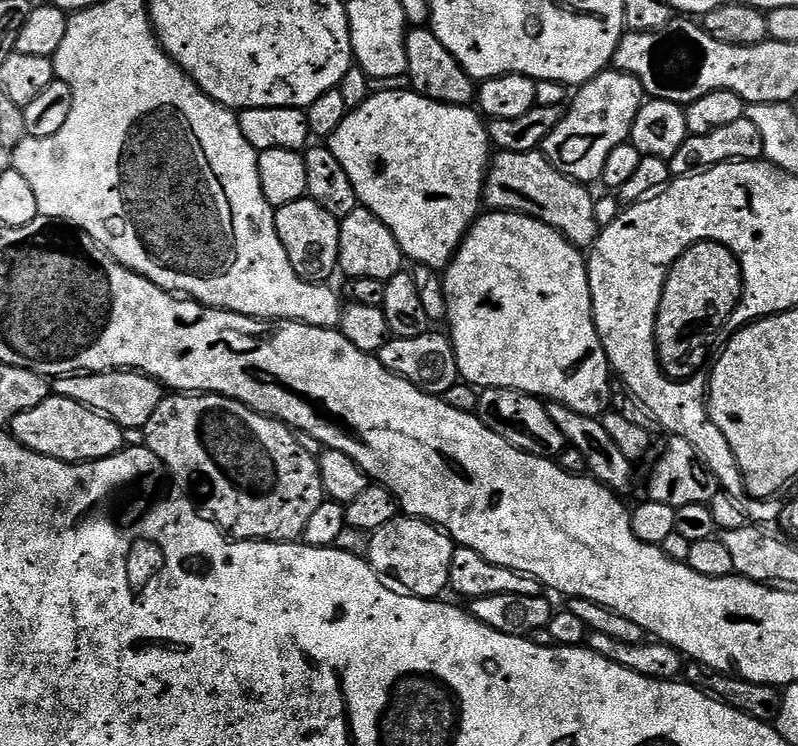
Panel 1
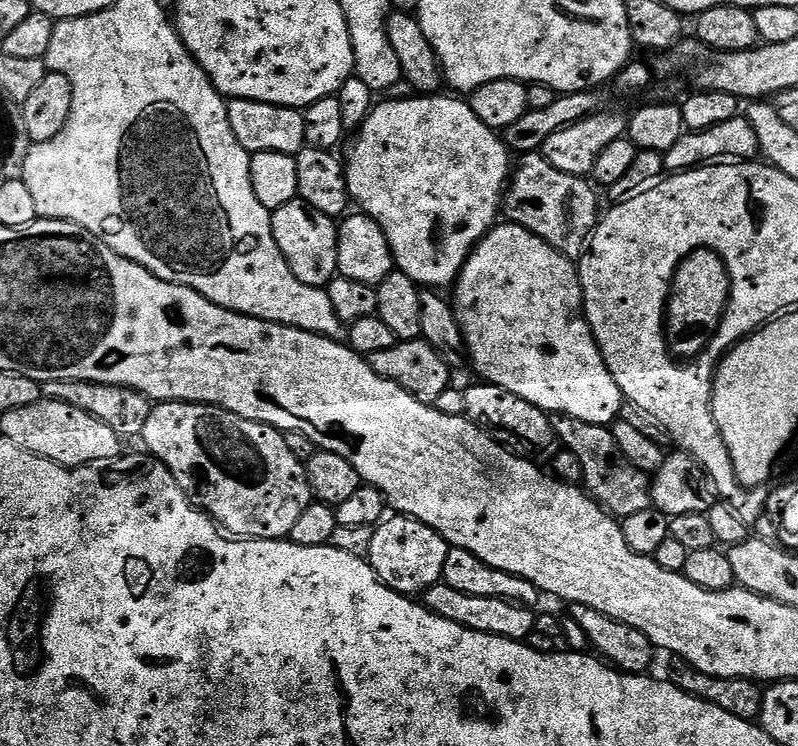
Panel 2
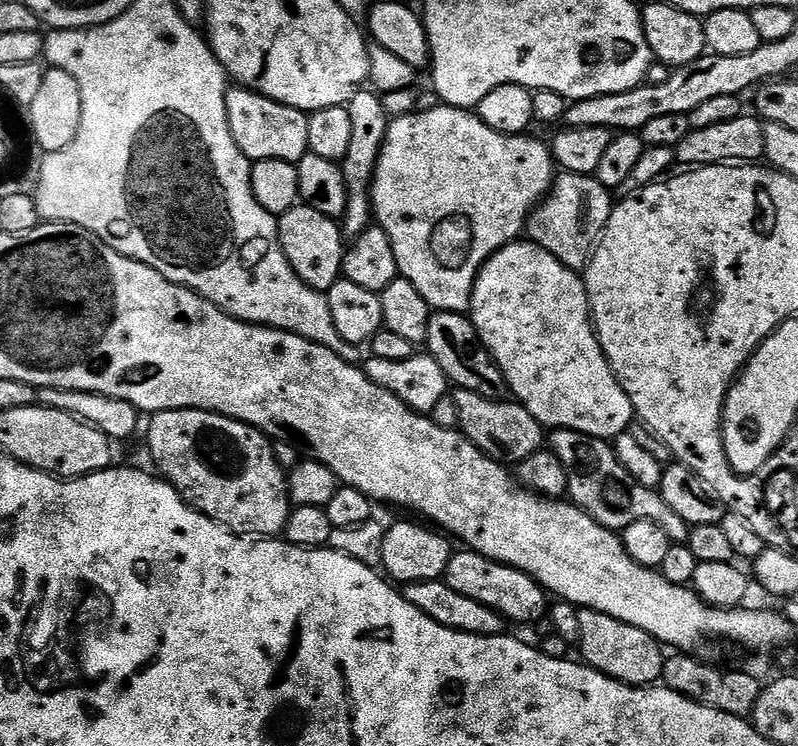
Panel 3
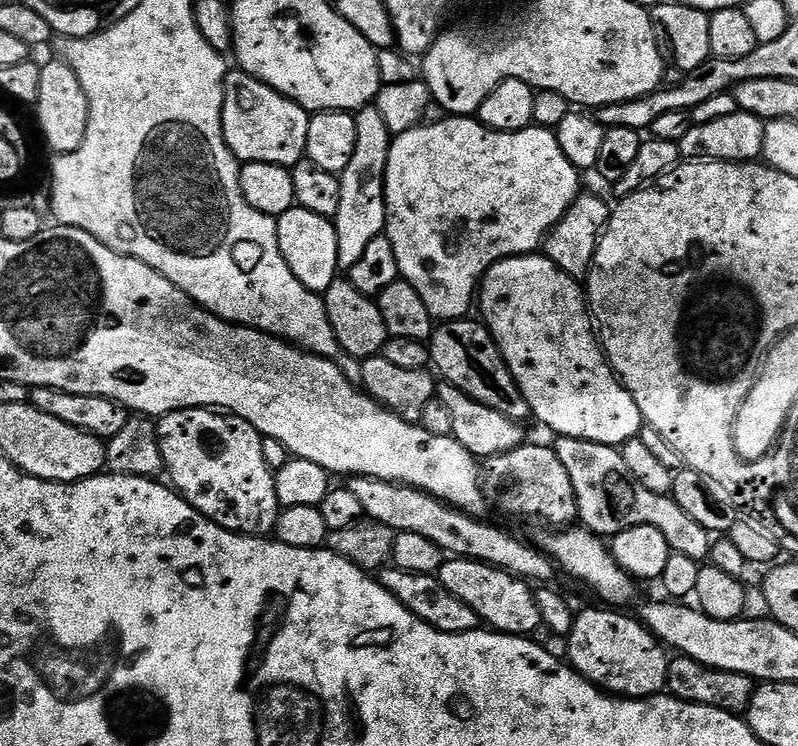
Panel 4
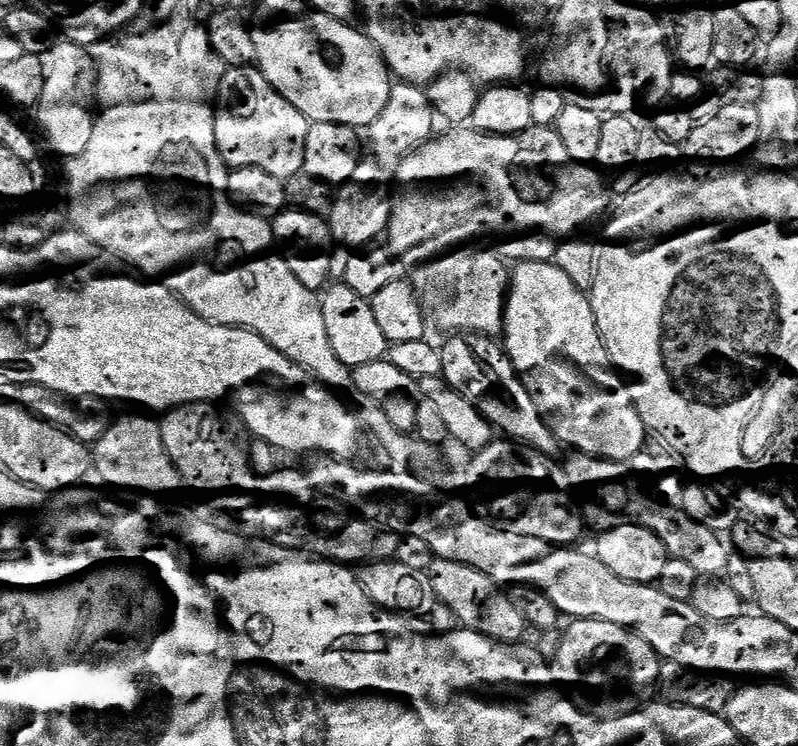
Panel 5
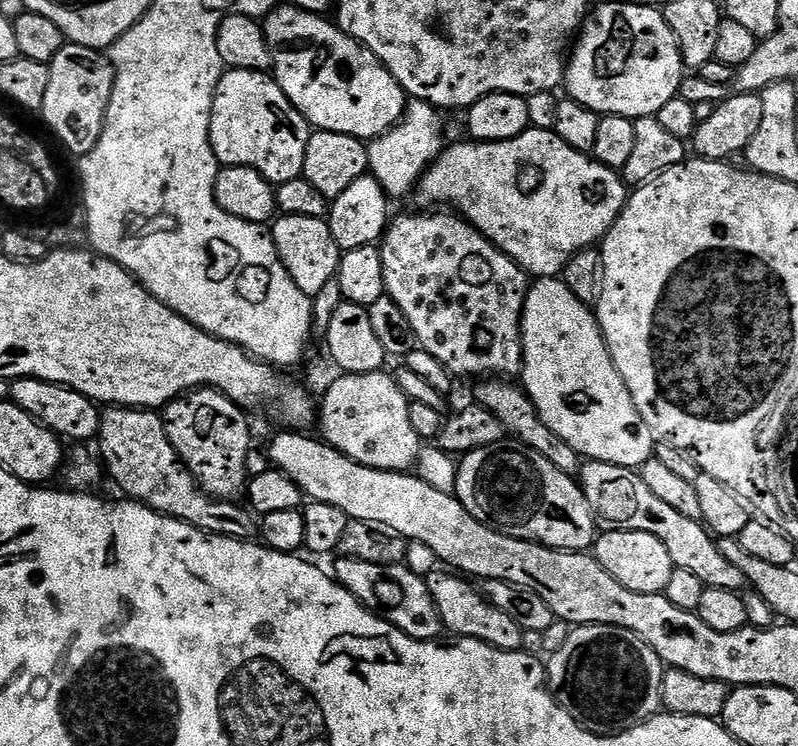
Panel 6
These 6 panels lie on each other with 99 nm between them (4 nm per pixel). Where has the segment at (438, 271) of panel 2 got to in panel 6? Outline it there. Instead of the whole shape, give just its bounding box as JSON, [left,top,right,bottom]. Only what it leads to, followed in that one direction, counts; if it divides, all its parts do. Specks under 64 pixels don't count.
[418,127,630,278]

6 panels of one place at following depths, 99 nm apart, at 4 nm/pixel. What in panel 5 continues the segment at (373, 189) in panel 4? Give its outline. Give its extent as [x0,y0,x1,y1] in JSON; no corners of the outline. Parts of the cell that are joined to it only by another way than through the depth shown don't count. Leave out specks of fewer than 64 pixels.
[326,158,394,250]

